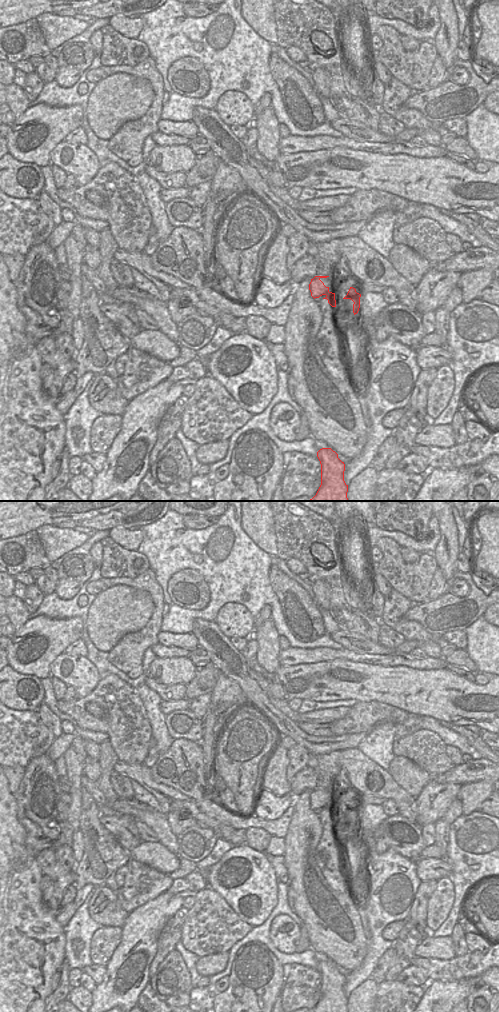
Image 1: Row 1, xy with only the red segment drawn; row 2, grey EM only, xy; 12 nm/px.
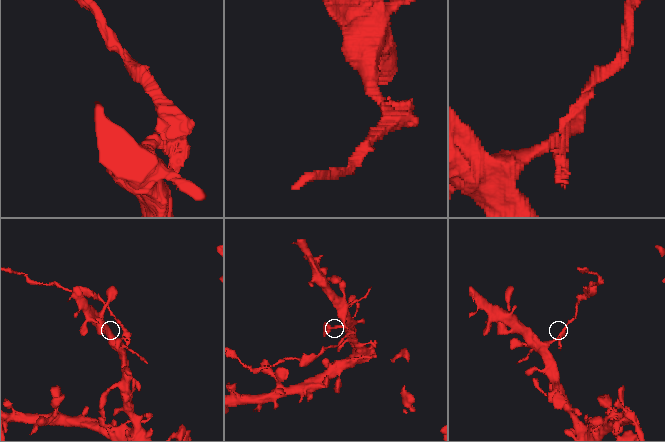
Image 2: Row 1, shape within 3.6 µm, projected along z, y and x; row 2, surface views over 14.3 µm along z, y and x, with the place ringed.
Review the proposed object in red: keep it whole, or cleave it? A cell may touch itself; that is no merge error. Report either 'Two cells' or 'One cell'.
Two cells

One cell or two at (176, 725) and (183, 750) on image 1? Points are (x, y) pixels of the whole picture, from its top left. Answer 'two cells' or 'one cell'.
two cells

